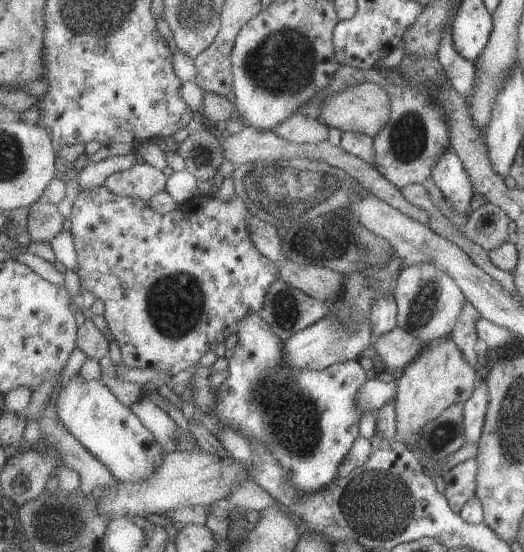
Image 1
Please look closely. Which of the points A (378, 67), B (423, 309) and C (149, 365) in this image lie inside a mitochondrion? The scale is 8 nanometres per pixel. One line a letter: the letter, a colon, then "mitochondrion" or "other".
A: other
B: mitochondrion
C: other

